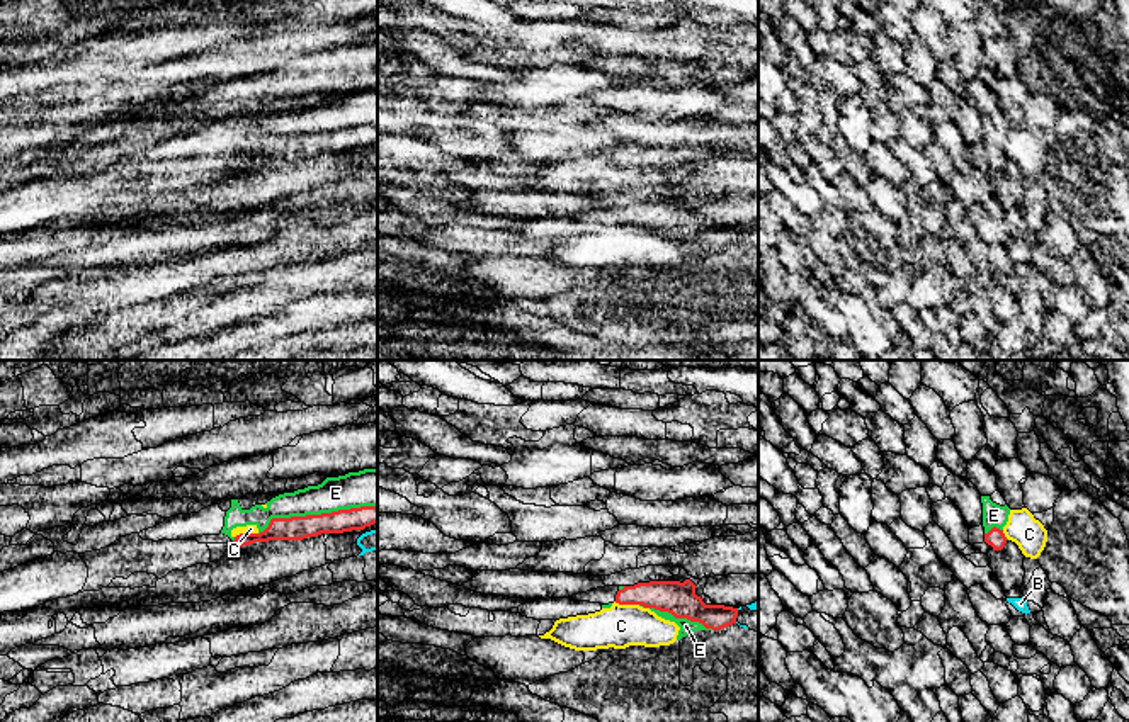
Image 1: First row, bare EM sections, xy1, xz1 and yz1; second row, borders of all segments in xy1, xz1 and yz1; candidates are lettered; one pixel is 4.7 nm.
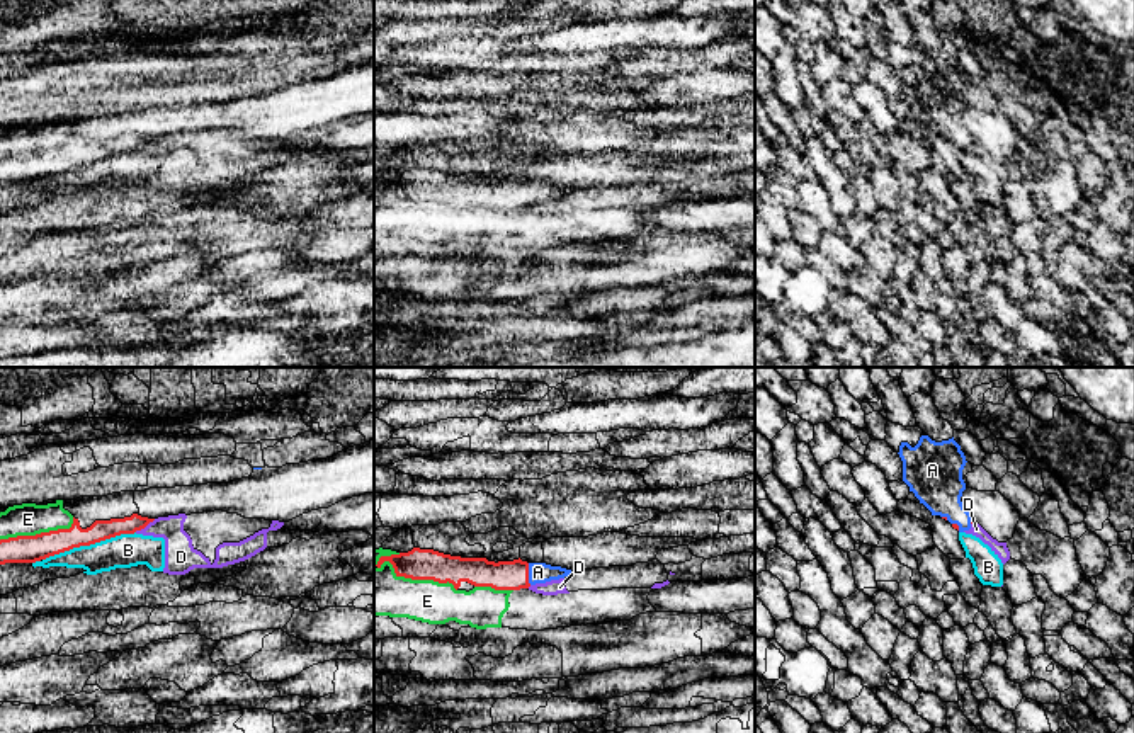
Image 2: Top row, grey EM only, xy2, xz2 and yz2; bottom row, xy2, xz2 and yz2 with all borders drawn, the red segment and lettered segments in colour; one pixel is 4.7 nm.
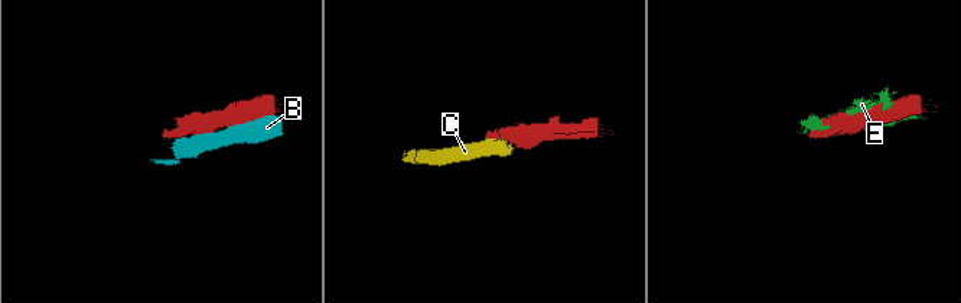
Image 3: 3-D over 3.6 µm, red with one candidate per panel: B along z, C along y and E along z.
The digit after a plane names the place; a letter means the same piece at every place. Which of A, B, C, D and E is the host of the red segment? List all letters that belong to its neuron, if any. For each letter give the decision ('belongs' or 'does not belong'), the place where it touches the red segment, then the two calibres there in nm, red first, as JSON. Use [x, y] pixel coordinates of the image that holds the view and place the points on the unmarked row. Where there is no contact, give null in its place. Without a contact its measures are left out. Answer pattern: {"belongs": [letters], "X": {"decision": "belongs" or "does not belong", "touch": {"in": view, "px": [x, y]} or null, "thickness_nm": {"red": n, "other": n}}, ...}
{"belongs": ["A"], "A": {"decision": "belongs", "touch": {"in": "xz2", "px": [527, 193]}, "thickness_nm": {"red": 140, "other": 100}}, "B": {"decision": "does not belong", "touch": {"in": "xy2", "px": [89, 164]}, "thickness_nm": {"red": 120, "other": 160}}, "C": {"decision": "does not belong", "touch": {"in": "xz1", "px": [626, 223]}, "thickness_nm": {"red": 160, "other": 200}}, "D": {"decision": "does not belong", "touch": {"in": "xy2", "px": [145, 145]}, "thickness_nm": {"red": 100, "other": 150}}, "E": {"decision": "does not belong", "touch": {"in": "xy1", "px": [317, 135]}, "thickness_nm": {"red": 110, "other": 170}}}

